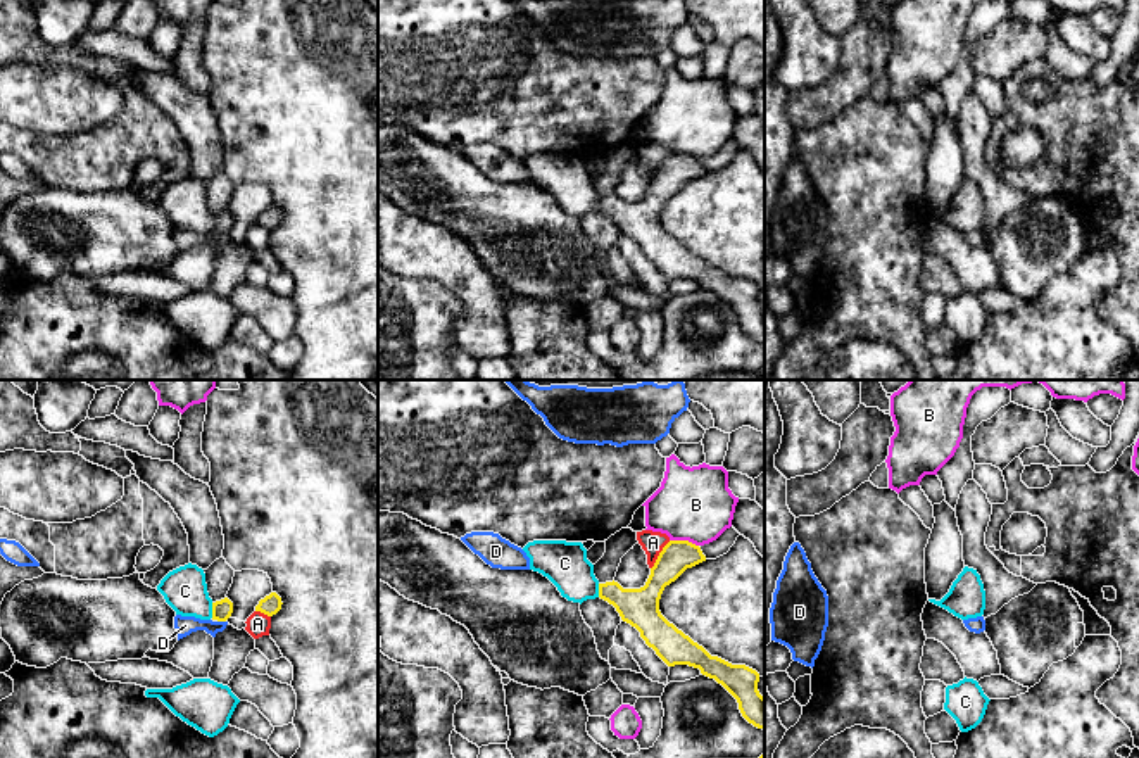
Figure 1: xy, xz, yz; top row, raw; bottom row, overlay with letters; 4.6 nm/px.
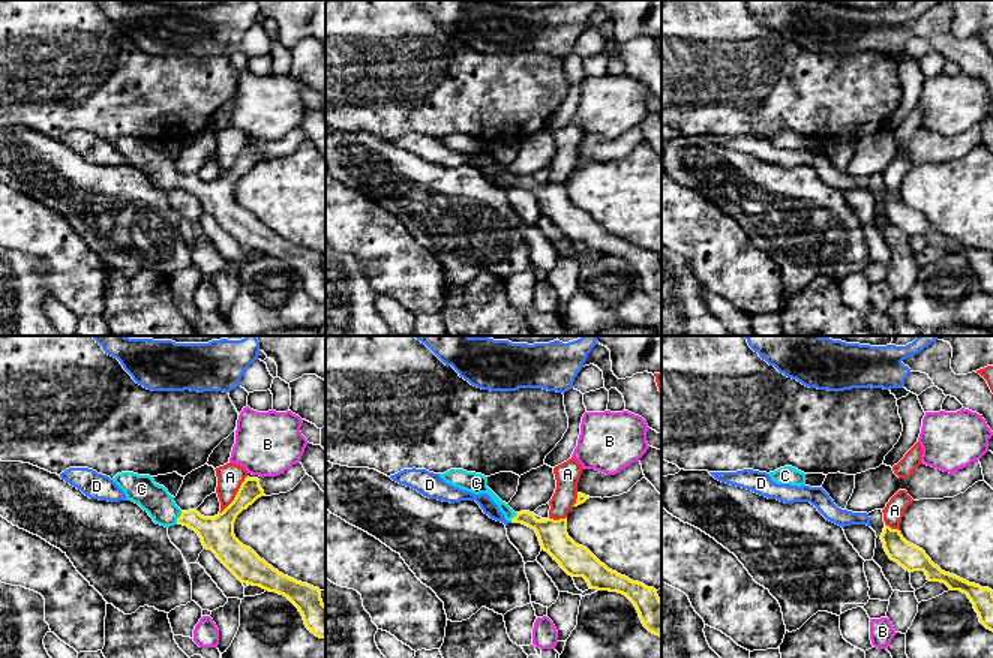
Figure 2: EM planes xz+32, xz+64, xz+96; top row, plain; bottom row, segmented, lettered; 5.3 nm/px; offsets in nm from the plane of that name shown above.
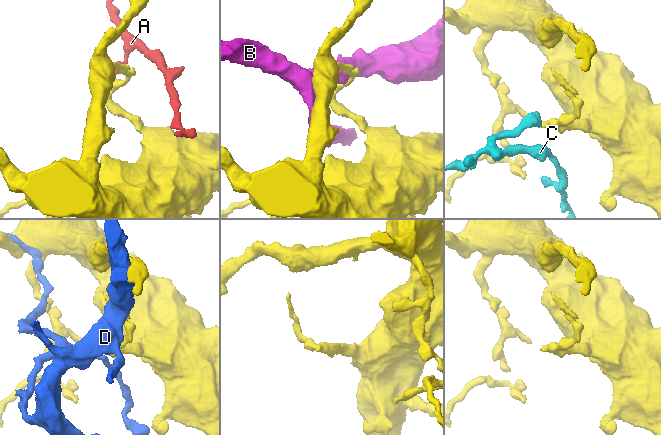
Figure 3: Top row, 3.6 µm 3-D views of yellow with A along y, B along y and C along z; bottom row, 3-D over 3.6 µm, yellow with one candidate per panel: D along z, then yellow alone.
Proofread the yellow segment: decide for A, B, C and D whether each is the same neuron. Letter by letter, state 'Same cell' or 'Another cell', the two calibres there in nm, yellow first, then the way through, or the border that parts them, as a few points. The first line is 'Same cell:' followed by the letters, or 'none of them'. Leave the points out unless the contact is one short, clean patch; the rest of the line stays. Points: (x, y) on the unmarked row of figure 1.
Same cell: C
A: Another cell. Thickness 160 nm (yellow) against 110 nm. Boundary: xz (670, 154), (651, 182)
B: Another cell. Thickness 150 nm (yellow) against 340 nm
C: Same cell. Thickness 100 nm (yellow) against 200 nm. Path across: xy (221, 223), (213, 223), (201, 220), (185, 204)
D: Another cell. Thickness 100 nm (yellow) against 90 nm

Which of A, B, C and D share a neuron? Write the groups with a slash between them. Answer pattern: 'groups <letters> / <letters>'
groups A / B / C / D

